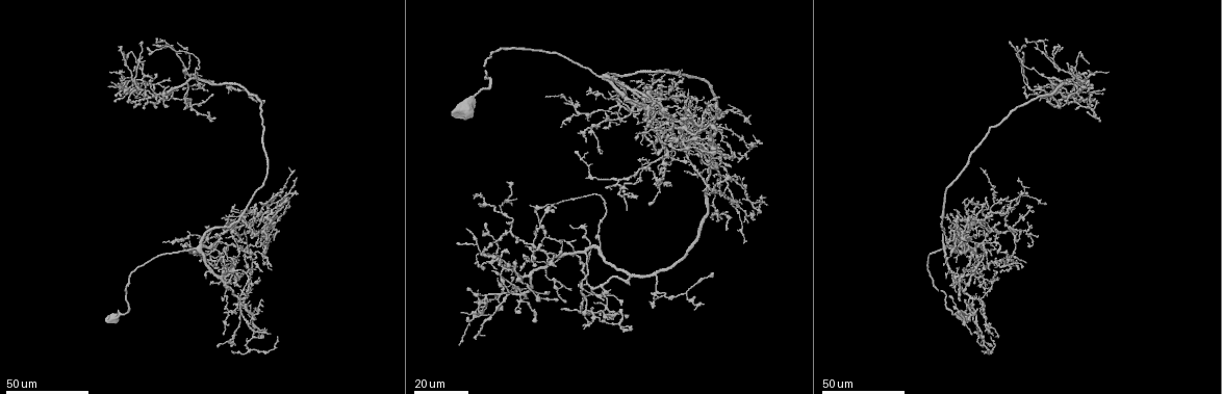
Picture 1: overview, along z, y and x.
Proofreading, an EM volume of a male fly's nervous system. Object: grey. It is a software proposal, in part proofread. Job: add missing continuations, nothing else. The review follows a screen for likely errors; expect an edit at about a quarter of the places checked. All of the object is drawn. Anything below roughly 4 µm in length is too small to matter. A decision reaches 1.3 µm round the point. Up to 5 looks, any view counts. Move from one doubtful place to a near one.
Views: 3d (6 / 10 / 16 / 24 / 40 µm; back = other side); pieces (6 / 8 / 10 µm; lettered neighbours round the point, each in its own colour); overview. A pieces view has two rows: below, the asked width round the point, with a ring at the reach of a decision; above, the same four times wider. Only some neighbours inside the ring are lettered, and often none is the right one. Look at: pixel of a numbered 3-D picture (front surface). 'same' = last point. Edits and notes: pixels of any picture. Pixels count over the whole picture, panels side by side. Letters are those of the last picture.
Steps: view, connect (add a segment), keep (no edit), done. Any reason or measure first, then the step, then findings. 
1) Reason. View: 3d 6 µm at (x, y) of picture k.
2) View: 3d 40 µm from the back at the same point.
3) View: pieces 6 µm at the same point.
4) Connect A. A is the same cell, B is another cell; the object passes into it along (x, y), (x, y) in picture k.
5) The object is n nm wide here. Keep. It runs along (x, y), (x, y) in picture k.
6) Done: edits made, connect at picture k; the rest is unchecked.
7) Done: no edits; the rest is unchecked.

View: 3d 24 µm at (158, 38) of picture 1.

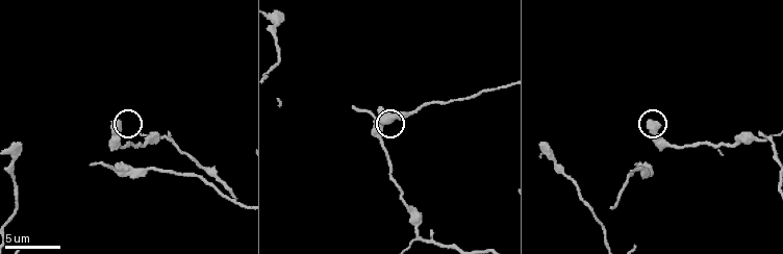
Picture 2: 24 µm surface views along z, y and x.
See the neighbours. View: pieces 8 µm at (648, 120) of picture 2.

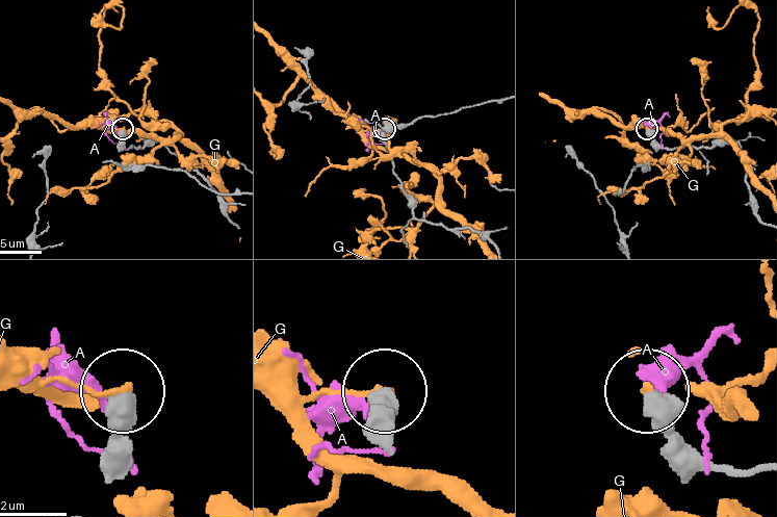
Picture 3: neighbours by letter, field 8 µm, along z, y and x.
Keep. A and G are other cells; none of them fits.

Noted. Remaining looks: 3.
Free end. View: 3d 6 µm at (352, 107) of picture 2.

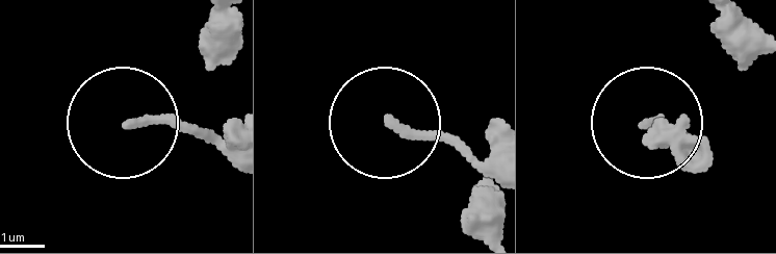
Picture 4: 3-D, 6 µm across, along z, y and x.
View: pieces 6 µm at (131, 127) of picture 4.

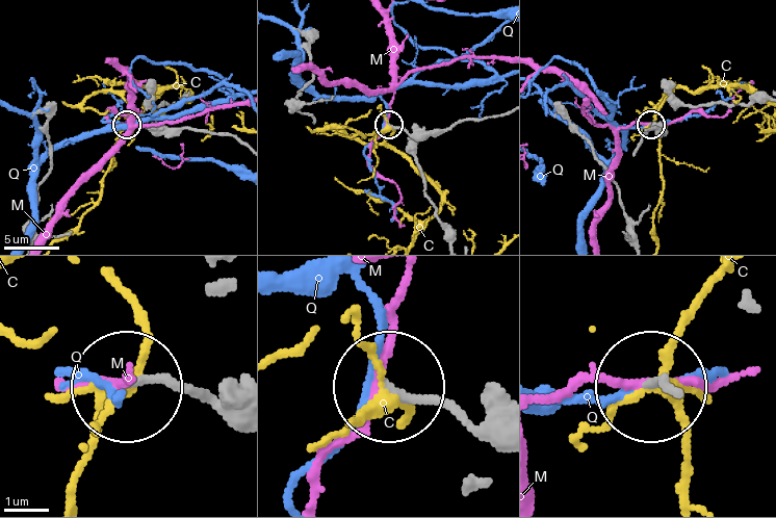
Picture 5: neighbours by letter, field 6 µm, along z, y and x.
Keep. C, M and Q are other cells; it runs along (495, 420), (387, 390) in picture 5; none of them fits.

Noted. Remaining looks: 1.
Done: no edits; the rest is unchecked.

